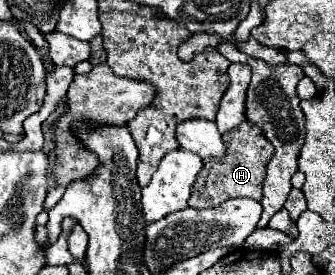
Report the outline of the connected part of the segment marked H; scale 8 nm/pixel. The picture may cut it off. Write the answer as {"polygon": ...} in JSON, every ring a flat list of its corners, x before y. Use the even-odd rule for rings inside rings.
{"polygon":[[242,122,240,126,232,128,230,132,222,134,224,144,228,146,228,154,224,162,204,162,204,168,200,170,192,196,188,200,190,208,216,208,222,202,230,198,262,198,262,180,264,180,264,170,268,160,274,154,274,146,260,134,260,128,252,126,250,122]]}

